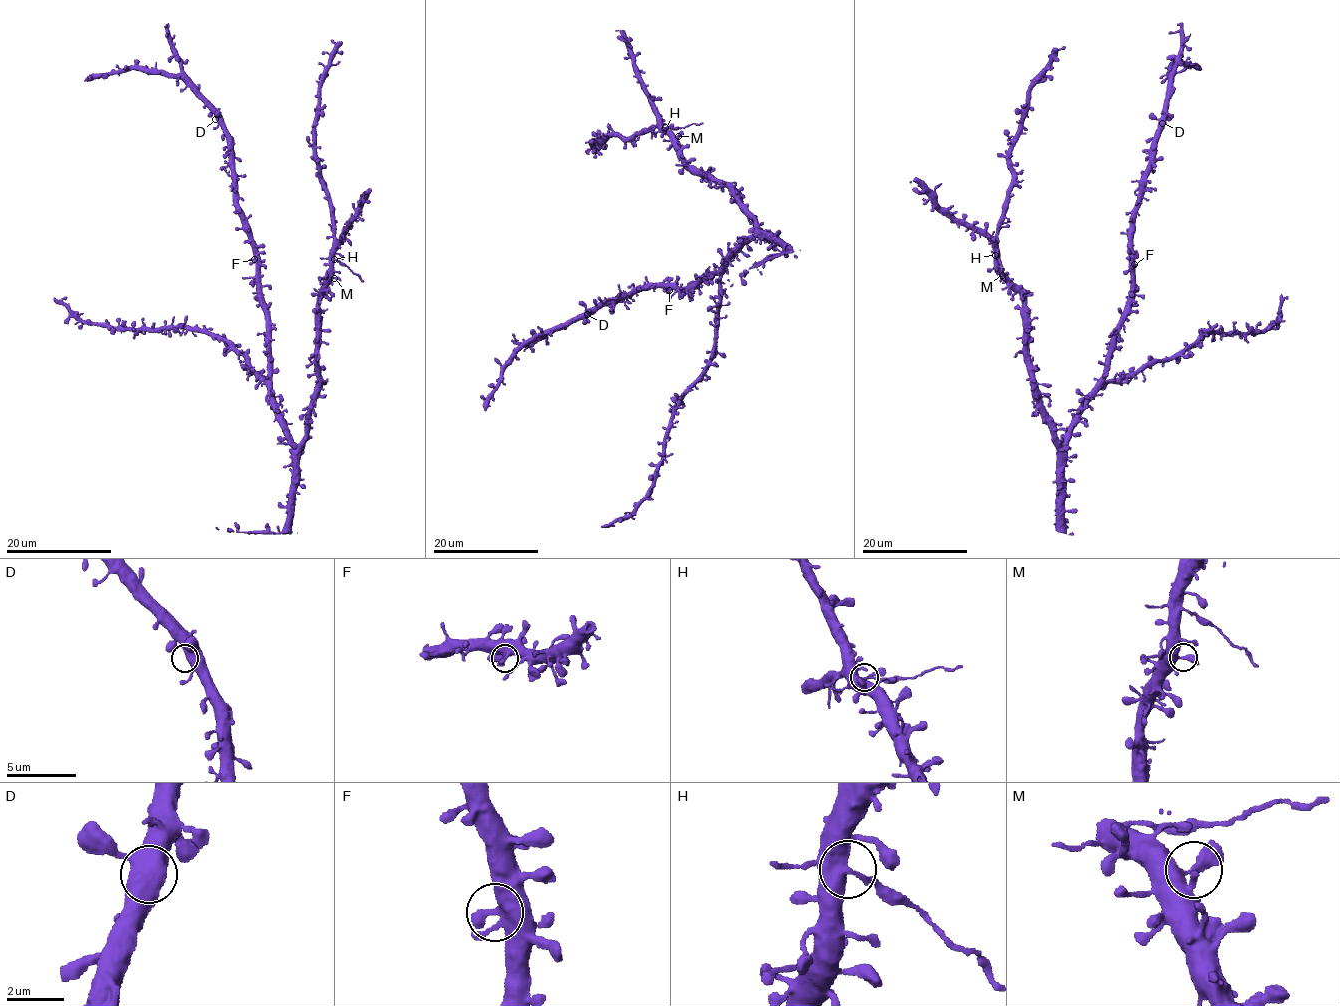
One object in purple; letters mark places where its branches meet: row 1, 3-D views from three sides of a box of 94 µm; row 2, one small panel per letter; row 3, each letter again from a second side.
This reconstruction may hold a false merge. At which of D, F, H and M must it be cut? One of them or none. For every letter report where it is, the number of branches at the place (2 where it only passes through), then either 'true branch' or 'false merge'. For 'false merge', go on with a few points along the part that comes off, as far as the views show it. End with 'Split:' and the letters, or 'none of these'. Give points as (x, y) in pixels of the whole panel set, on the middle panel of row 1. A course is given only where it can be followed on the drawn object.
D: place (587, 314); branches 2; true branch
F: place (669, 290); branches 2; true branch
H: place (665, 127); branches 2; false merge; course (665, 127), (681, 128), (703, 123)
M: place (678, 136); branches 2; true branch
Split: H

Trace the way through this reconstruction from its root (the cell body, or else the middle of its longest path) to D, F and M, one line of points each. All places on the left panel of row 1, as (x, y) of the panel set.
D: (281, 424), (270, 380), (269, 336), (258, 282), (257, 245), (238, 202), (230, 135), (215, 119)
F: (281, 424), (270, 380), (269, 336), (260, 289), (260, 265), (254, 259)
M: (281, 424), (287, 440), (294, 445), (301, 441), (317, 381), (317, 304), (334, 278)

